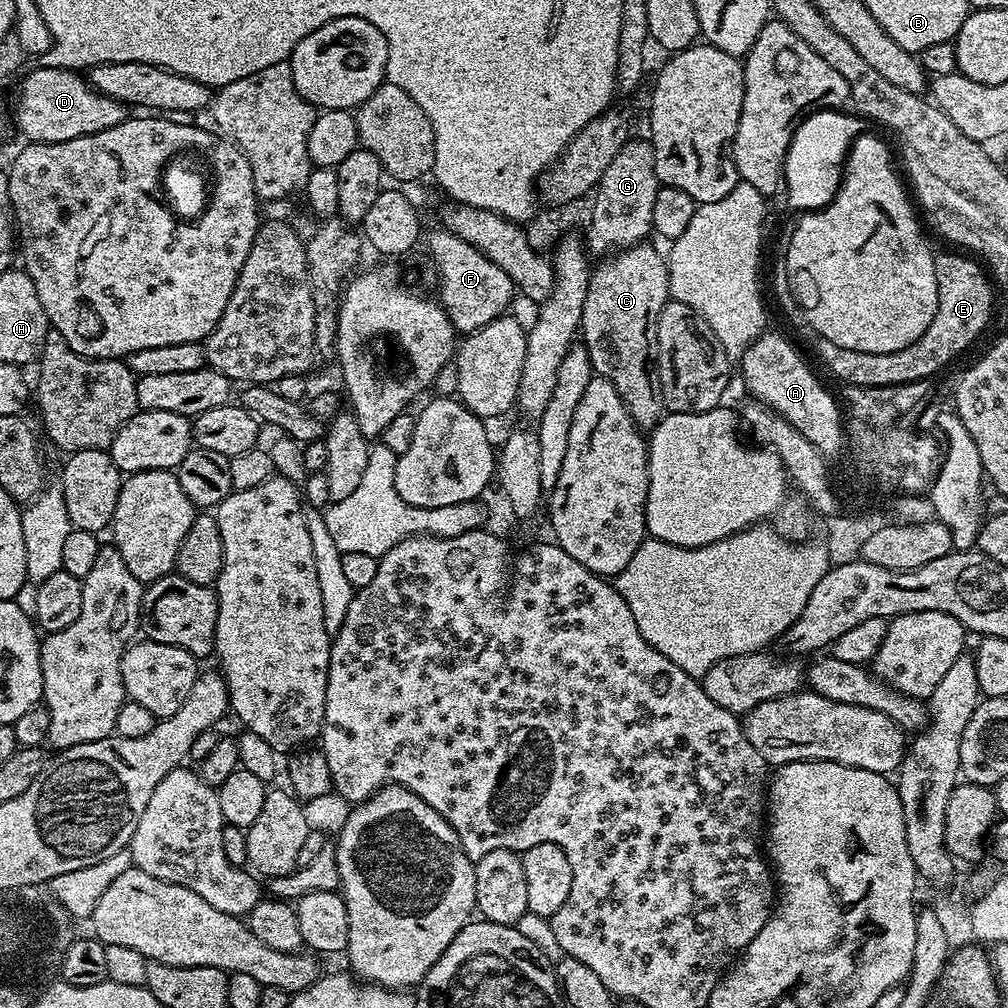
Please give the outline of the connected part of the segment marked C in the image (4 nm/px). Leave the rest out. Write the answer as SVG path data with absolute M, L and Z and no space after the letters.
M641 242L634 244L630 248L621 248L615 254L609 255L607 258L601 259L600 264L591 269L588 277L588 289L586 290L586 302L582 310L582 318L580 319L580 332L582 333L582 343L590 354L590 362L592 363L593 373L599 379L608 380L614 386L614 390L618 390L618 394L624 400L624 405L628 407L628 412L632 415L632 421L636 423L636 427L641 430L651 430L665 416L666 409L664 399L662 398L662 386L660 385L660 375L656 369L656 327L658 326L658 314L662 314L662 306L666 306L670 299L668 291L668 270L669 261L664 261L664 256L656 248L651 248L651 243Z

